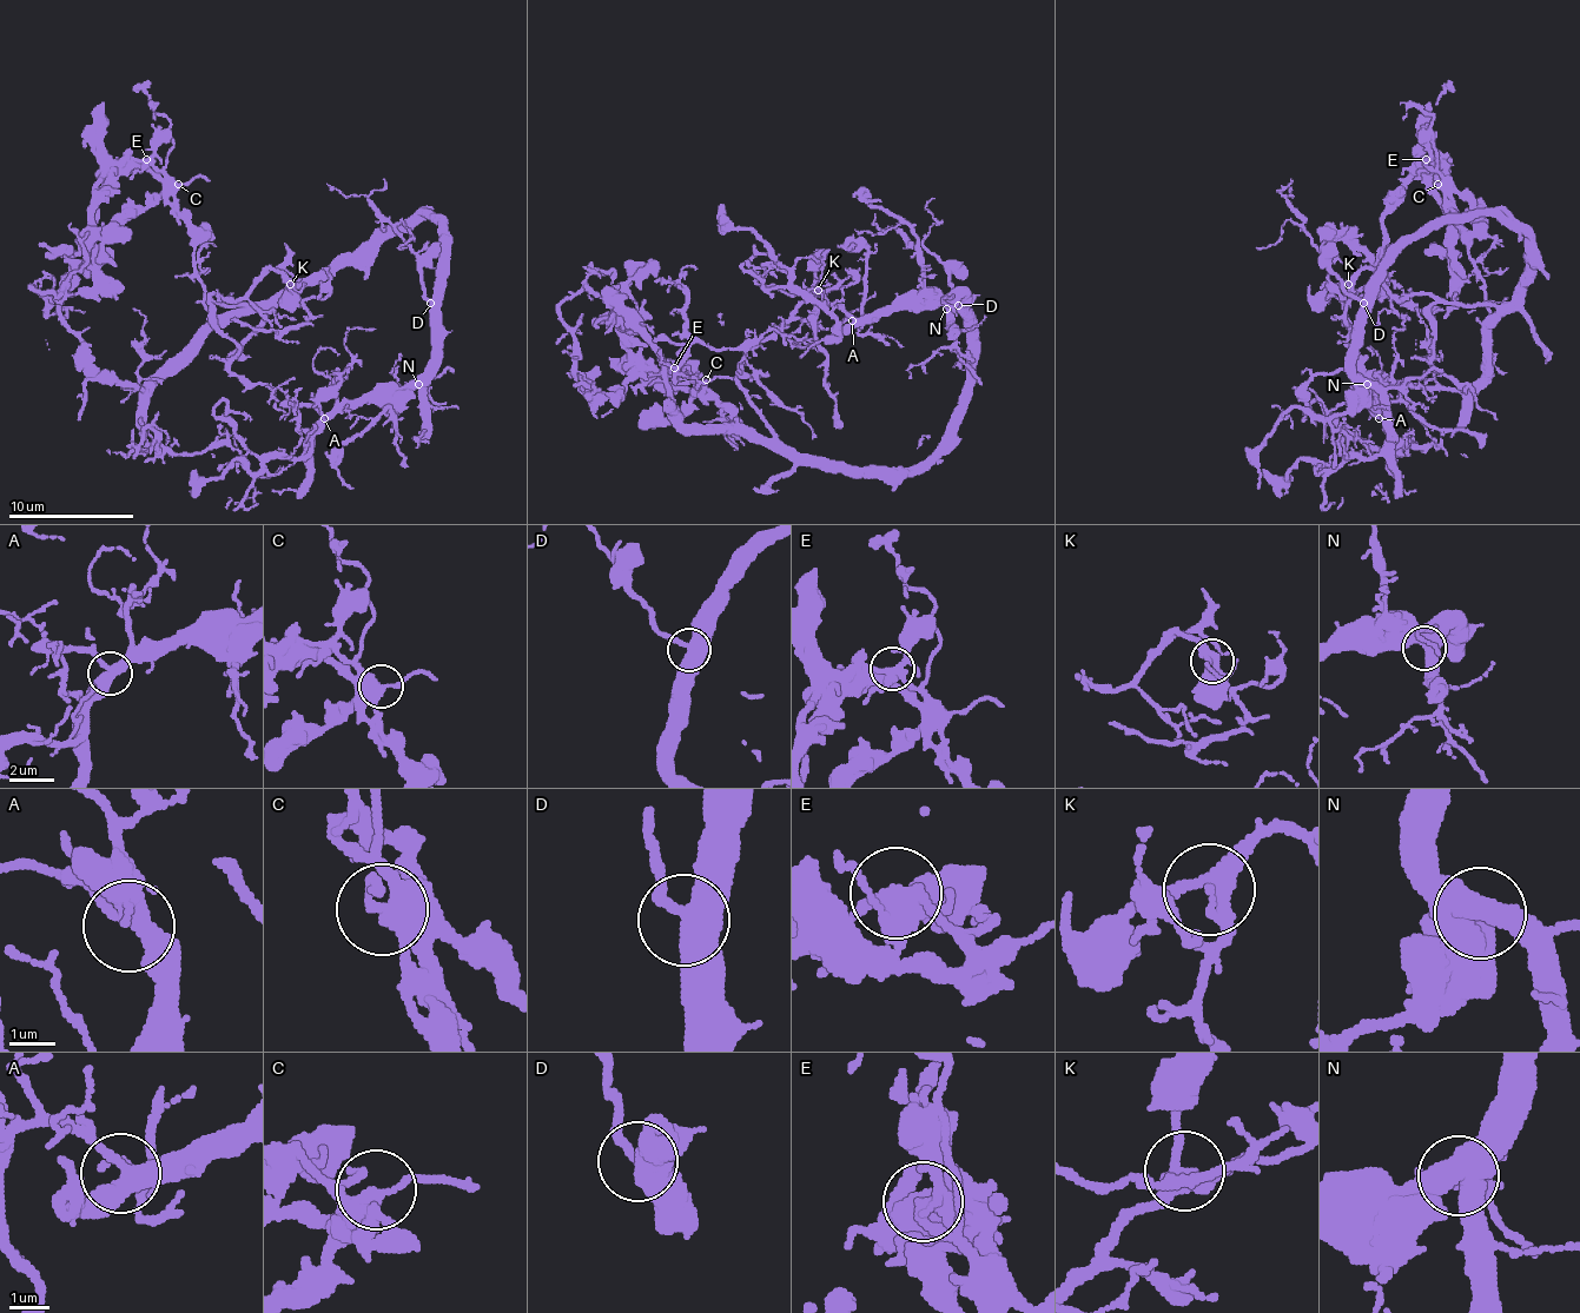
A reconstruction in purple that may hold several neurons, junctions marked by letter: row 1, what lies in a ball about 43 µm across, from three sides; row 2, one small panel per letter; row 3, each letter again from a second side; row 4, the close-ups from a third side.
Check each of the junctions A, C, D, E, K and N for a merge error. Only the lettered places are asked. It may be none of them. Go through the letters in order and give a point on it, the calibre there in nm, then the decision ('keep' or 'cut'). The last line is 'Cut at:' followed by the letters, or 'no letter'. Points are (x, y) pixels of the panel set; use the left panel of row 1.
A: place (324, 418); calibre 360 nm; keep
C: place (178, 184); calibre 400 nm; keep
D: place (430, 303); calibre 440 nm; keep
E: place (146, 159); calibre 360 nm; keep
K: place (290, 284); calibre 360 nm; keep
N: place (418, 384); calibre 500 nm; keep
Cut at: no letter

